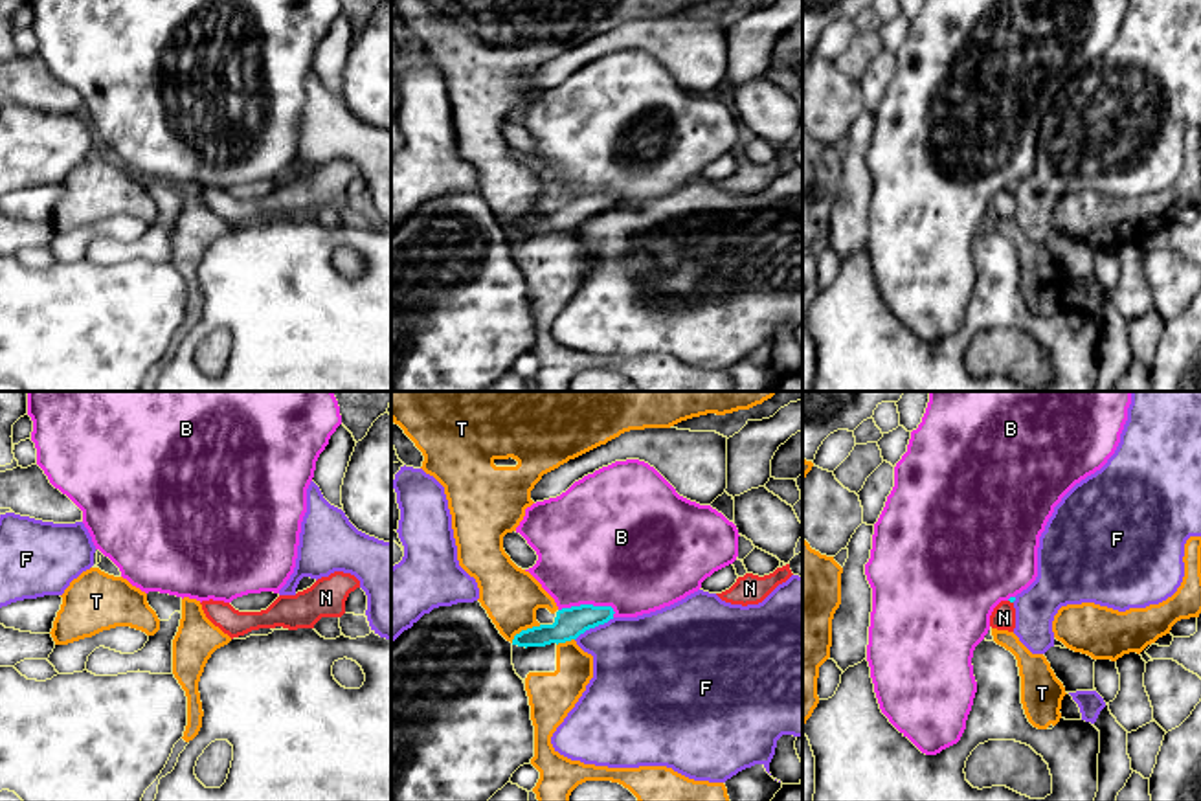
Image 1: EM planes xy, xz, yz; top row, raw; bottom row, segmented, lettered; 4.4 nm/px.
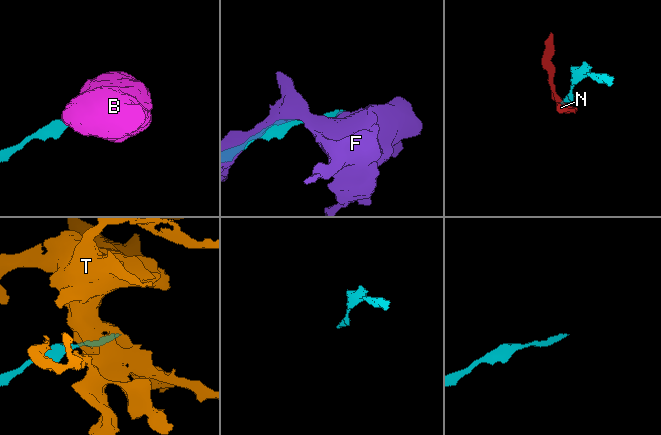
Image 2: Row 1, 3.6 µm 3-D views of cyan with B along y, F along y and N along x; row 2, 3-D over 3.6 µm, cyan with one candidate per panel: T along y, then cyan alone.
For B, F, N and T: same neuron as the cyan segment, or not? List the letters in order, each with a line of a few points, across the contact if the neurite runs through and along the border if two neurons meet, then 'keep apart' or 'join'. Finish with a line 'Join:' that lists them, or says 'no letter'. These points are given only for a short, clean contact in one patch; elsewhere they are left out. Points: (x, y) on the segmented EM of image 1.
B: line xz (559, 610), (581, 605), (608, 605), (616, 612); keep apart
F: keep apart
N: line yz (1009, 599), (1012, 603); keep apart
T: keep apart
Join: no letter

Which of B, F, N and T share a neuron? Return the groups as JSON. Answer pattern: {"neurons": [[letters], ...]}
{"neurons": [["B"], ["F"], ["N", "T"]]}

